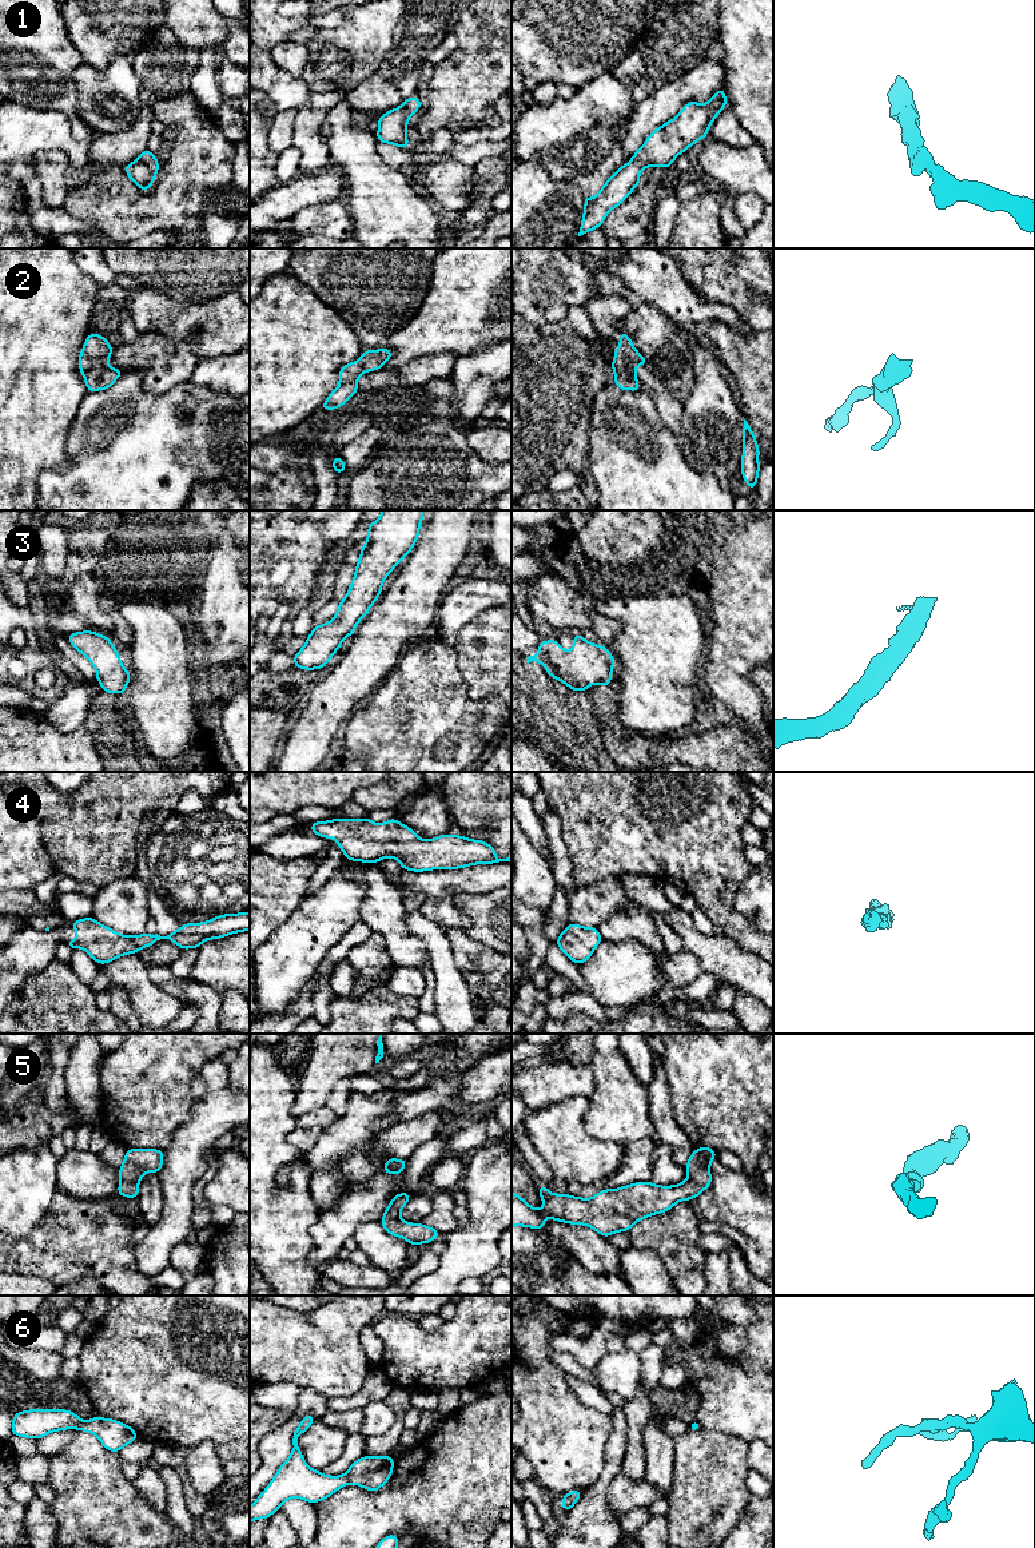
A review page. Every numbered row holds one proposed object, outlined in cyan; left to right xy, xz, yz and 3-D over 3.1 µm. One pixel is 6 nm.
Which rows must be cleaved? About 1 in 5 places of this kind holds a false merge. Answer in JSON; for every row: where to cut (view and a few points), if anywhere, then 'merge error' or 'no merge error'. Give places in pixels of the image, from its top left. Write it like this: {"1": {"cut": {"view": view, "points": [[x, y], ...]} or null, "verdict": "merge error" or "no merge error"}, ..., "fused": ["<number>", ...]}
{"1": {"cut": null, "verdict": "no merge error"}, "2": {"cut": null, "verdict": "no merge error"}, "3": {"cut": null, "verdict": "no merge error"}, "4": {"cut": null, "verdict": "no merge error"}, "5": {"cut": null, "verdict": "no merge error"}, "6": {"cut": null, "verdict": "no merge error"}, "fused": []}

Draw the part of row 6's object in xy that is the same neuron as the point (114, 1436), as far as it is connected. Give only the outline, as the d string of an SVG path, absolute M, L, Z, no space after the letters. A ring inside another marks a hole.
M32 1409L13 1414L12 1434L17 1437L39 1440L48 1433L64 1429L92 1433L111 1452L119 1452L139 1438L127 1424L101 1417L92 1417L84 1422L77 1414L65 1409Z

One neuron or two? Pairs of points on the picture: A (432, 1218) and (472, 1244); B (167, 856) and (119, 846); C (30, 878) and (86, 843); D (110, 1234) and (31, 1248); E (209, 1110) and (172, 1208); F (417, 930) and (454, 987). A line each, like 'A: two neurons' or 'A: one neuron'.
A: two neurons
B: two neurons
C: two neurons
D: one neuron
E: one neuron
F: one neuron

